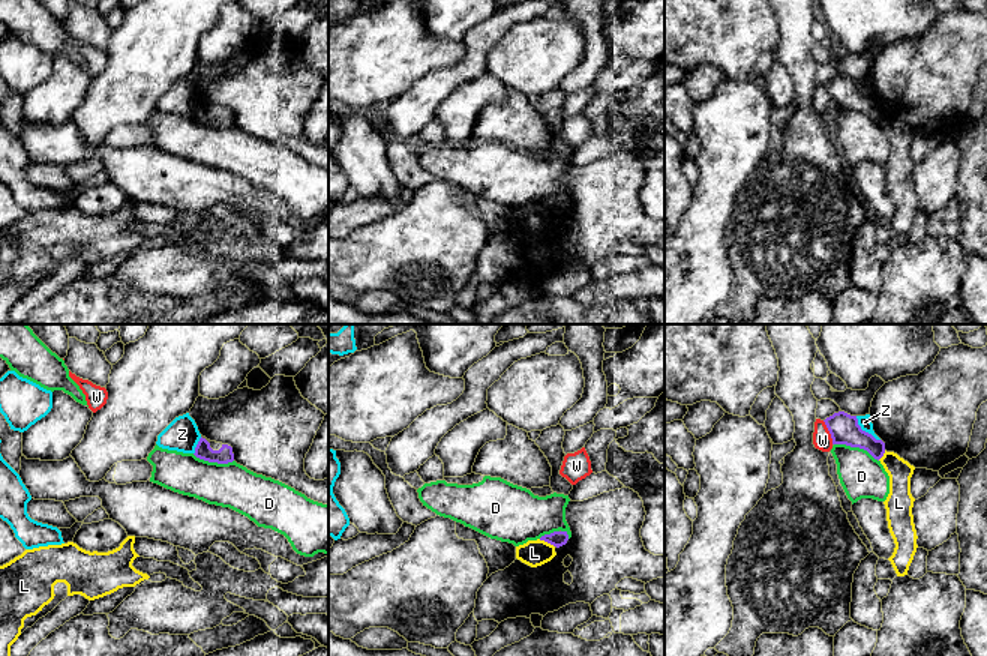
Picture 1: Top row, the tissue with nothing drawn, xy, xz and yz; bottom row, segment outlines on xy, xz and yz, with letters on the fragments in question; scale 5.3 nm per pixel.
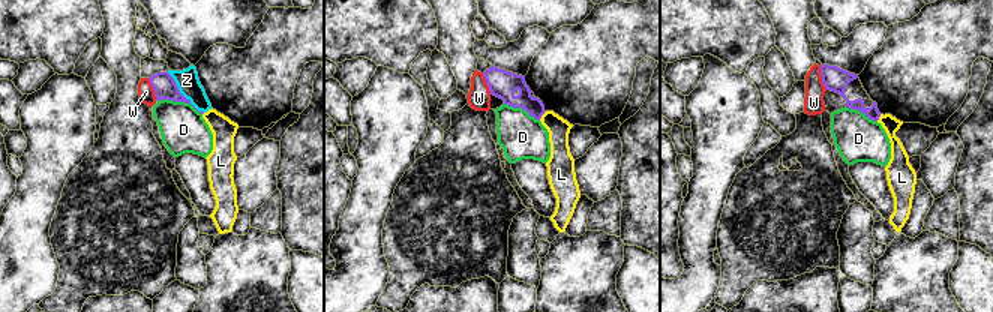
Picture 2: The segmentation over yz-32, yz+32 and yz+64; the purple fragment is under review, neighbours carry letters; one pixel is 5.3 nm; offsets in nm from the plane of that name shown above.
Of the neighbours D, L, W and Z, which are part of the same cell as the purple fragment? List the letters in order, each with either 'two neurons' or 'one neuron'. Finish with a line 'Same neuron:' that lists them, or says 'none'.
D: two neurons
L: two neurons
W: two neurons
Z: two neurons
Same neuron: none

